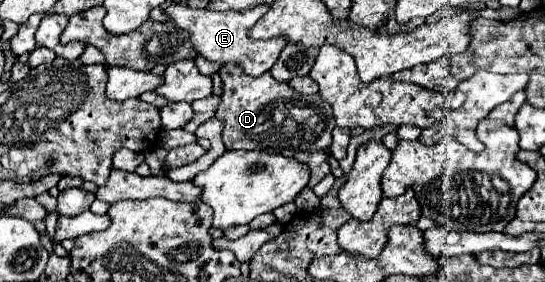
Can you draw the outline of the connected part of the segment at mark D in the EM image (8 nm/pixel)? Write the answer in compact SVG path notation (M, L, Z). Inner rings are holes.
M223 65L219 77L223 81L223 93L215 117L225 123L221 139L229 151L257 149L293 157L295 151L321 151L331 147L335 119L331 107L321 101L319 95L303 97L287 83L275 81L269 73L251 77L235 65ZM303 127L305 131L301 131Z

